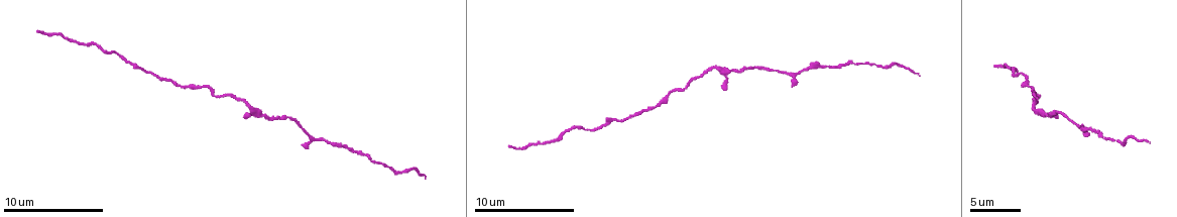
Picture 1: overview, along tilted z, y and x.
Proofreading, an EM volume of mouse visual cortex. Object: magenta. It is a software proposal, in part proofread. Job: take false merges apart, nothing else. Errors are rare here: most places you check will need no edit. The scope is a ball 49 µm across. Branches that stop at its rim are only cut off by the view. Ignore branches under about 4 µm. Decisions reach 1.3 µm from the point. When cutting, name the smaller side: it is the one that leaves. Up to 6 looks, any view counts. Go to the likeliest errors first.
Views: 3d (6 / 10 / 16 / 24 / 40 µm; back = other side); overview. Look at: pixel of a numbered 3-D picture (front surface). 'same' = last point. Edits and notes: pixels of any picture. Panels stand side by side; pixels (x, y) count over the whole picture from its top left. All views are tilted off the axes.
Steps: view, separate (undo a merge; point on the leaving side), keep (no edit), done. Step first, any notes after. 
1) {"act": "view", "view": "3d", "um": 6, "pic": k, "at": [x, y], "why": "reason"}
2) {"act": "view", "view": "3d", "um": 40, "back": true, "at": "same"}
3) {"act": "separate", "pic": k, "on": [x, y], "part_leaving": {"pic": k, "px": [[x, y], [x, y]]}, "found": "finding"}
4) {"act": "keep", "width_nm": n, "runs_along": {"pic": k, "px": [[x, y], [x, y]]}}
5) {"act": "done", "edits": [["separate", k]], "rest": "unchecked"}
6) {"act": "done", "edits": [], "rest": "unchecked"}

{"act": "view", "view": "3d", "um": 16, "pic": 1, "at": [146, 69], "why": "sudden change in width"}

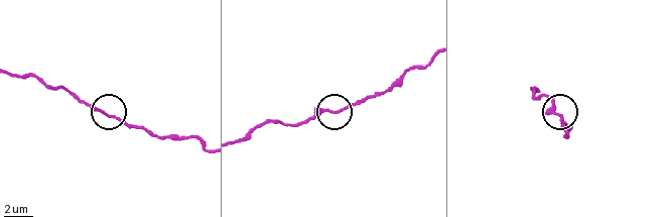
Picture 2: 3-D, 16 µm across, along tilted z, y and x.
{"act": "view", "view": "3d", "um": 16, "back": true, "pic": 2, "at": [108, 114], "why": "from behind"}

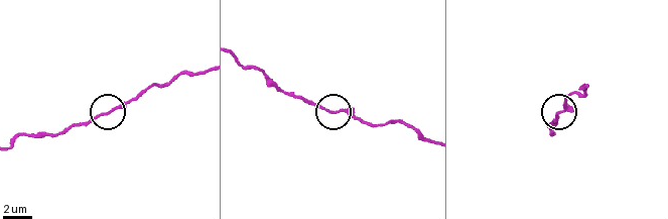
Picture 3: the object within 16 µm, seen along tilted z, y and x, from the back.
{"act": "keep", "runs_along": {"pic": 3, "px": [[14, 141], [24, 134], [47, 134], [89, 121], [141, 94]]}, "found": "continuous, no second neuron"}

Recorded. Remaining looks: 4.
{"act": "view", "view": "3d", "um": 6, "pic": 1, "at": [247, 103]}

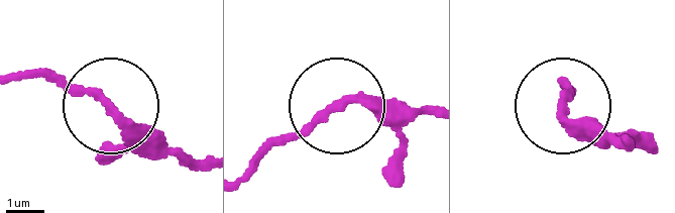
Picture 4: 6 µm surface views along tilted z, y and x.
{"act": "keep", "width_nm": 220, "runs_along": {"pic": 4, "px": [[338, 110], [429, 105]]}, "found": "all the same neuron"}

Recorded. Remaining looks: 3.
{"act": "view", "view": "3d", "um": 6, "pic": 1, "at": [818, 66], "why": "thick turns thin"}

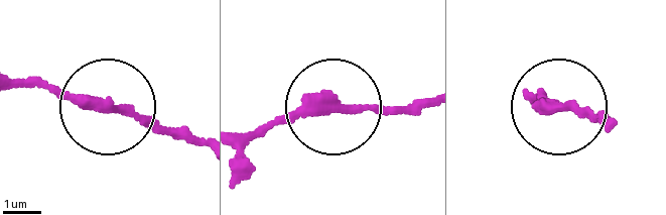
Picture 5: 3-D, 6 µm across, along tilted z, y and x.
{"act": "view", "view": "3d", "um": 6, "back": true, "pic": 5, "at": [112, 108], "why": "from behind"}

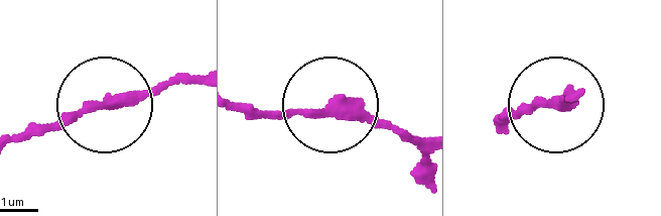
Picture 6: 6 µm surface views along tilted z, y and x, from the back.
{"act": "keep", "runs_along": {"pic": 6, "px": [[571, 92], [504, 111]]}, "found": "one neuron here"}

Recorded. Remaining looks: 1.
{"act": "done", "edits": [], "rest": "unchecked"}

